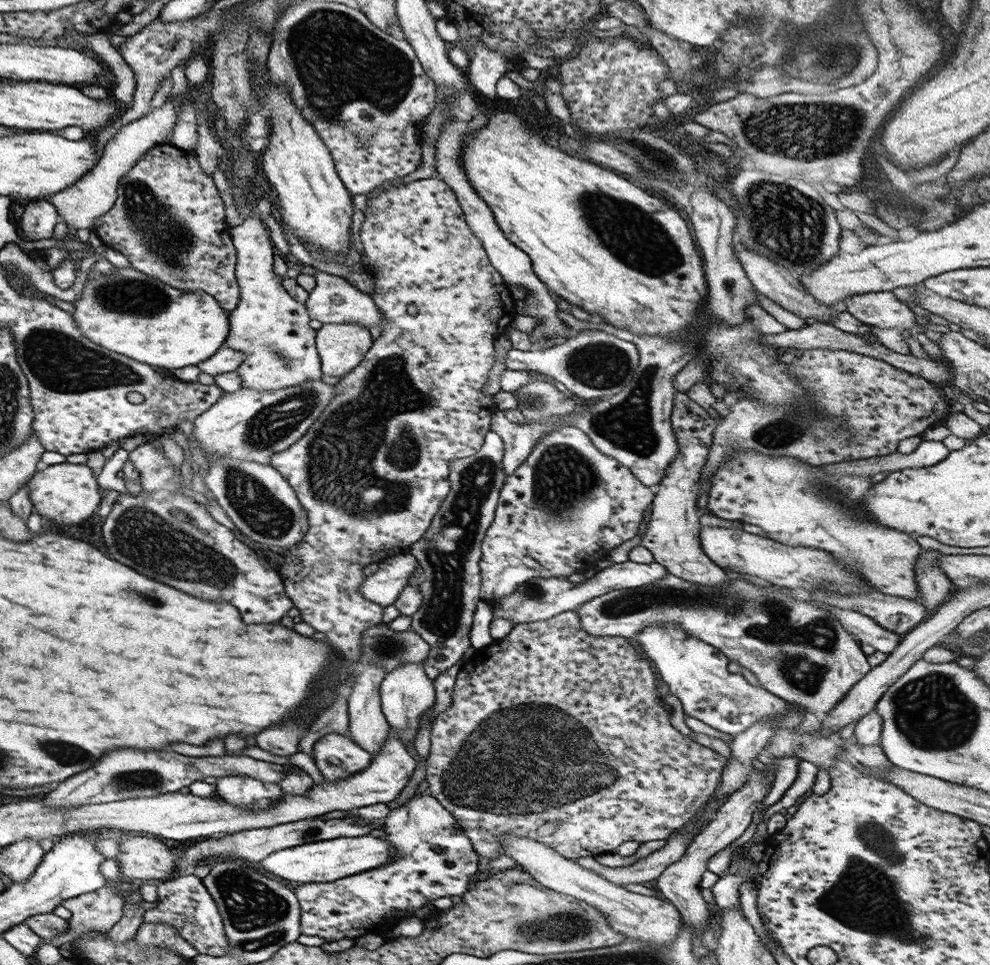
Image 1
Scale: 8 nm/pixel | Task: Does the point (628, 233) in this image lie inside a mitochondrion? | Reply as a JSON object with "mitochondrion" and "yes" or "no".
{"mitochondrion":"yes"}

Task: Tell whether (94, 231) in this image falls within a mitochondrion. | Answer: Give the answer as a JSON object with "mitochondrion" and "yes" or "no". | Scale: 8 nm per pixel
{"mitochondrion":"no"}

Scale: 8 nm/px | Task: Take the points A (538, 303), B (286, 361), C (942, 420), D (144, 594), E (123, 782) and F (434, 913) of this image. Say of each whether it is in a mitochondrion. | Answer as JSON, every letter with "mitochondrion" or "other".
{"A":"mitochondrion","B":"mitochondrion","C":"other","D":"mitochondrion","E":"mitochondrion","F":"other"}

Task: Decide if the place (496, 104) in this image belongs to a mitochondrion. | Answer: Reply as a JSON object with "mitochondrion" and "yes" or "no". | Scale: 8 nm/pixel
{"mitochondrion":"no"}

